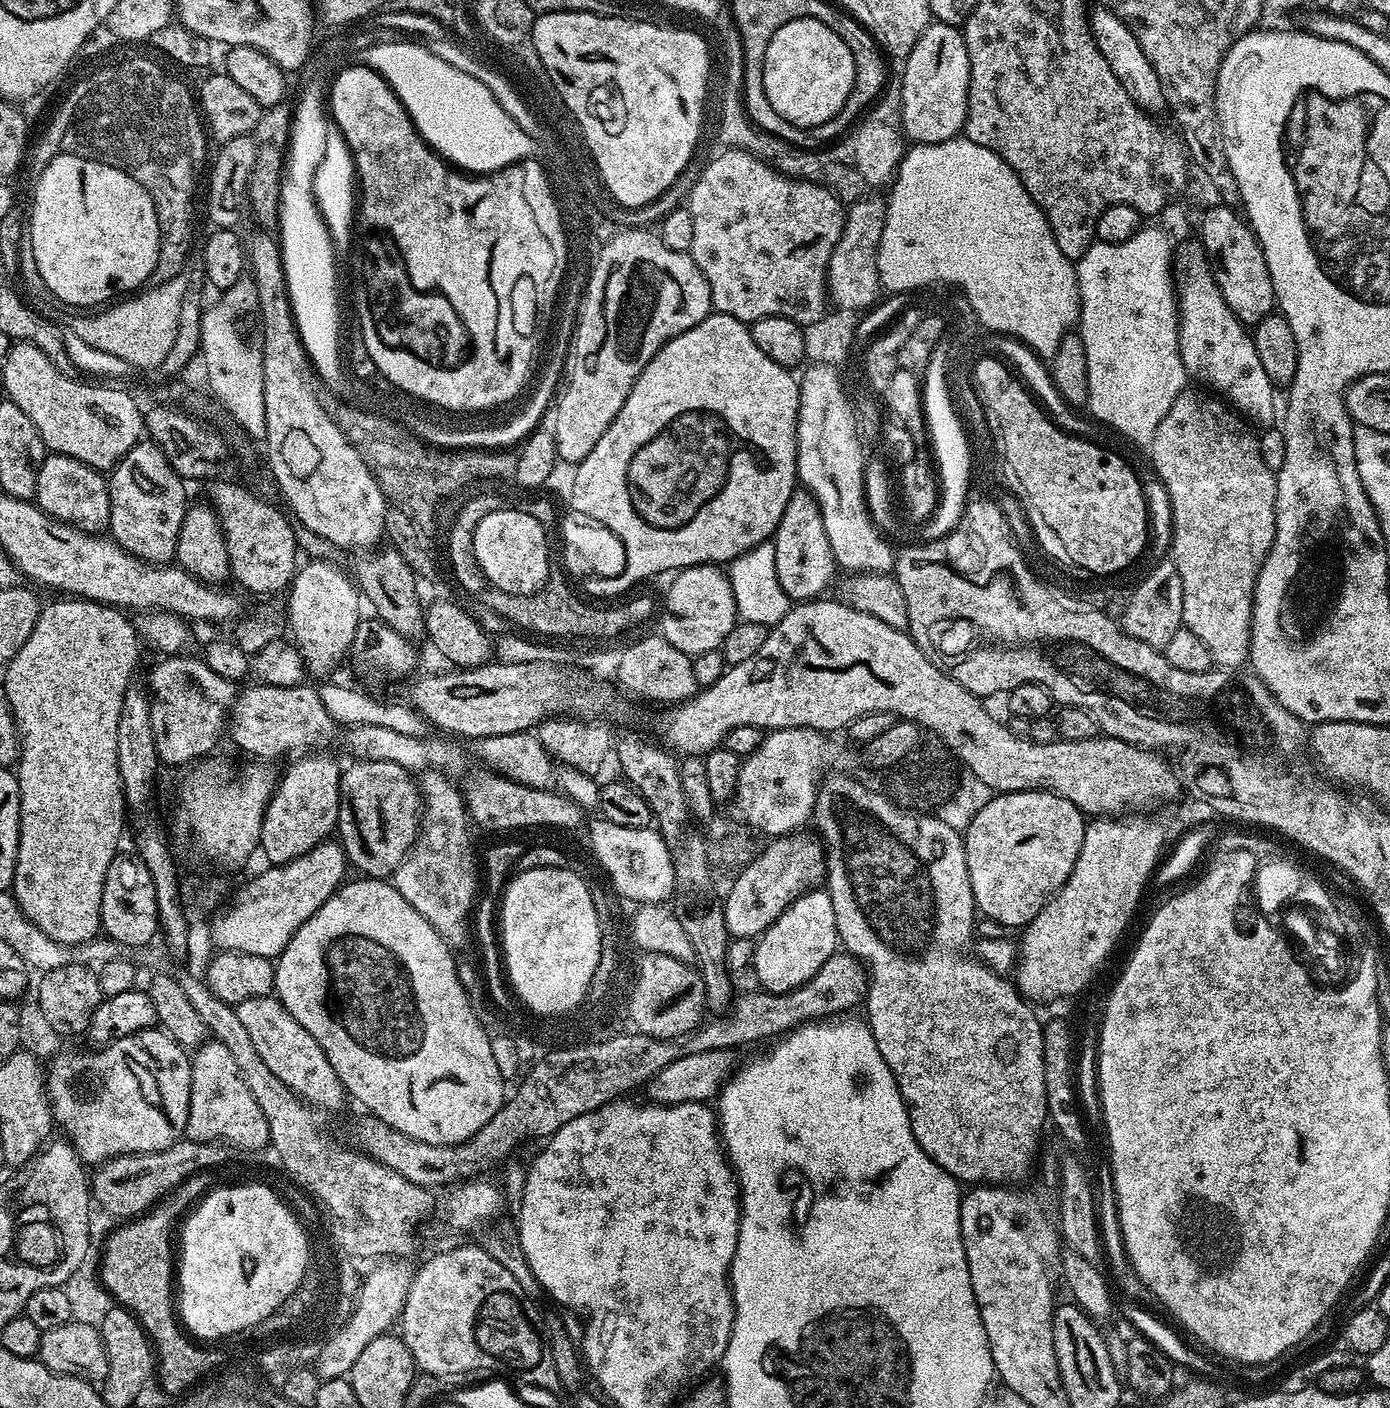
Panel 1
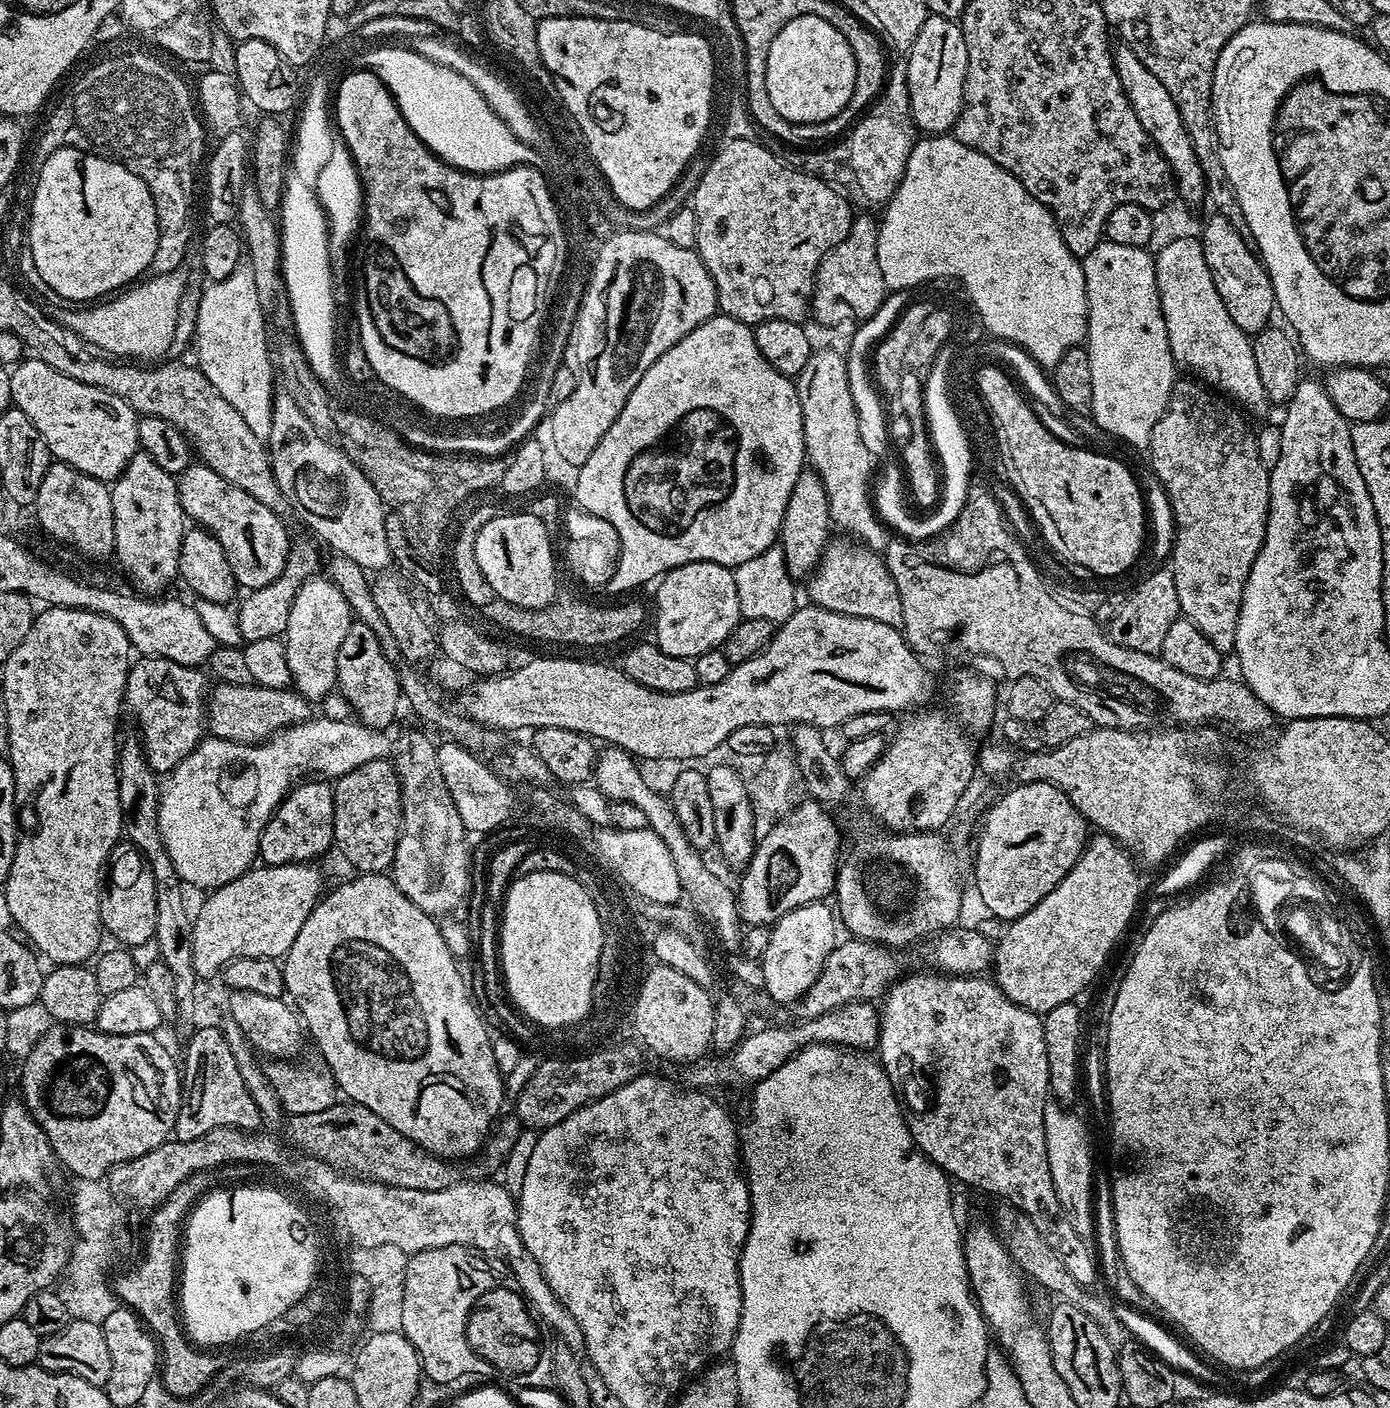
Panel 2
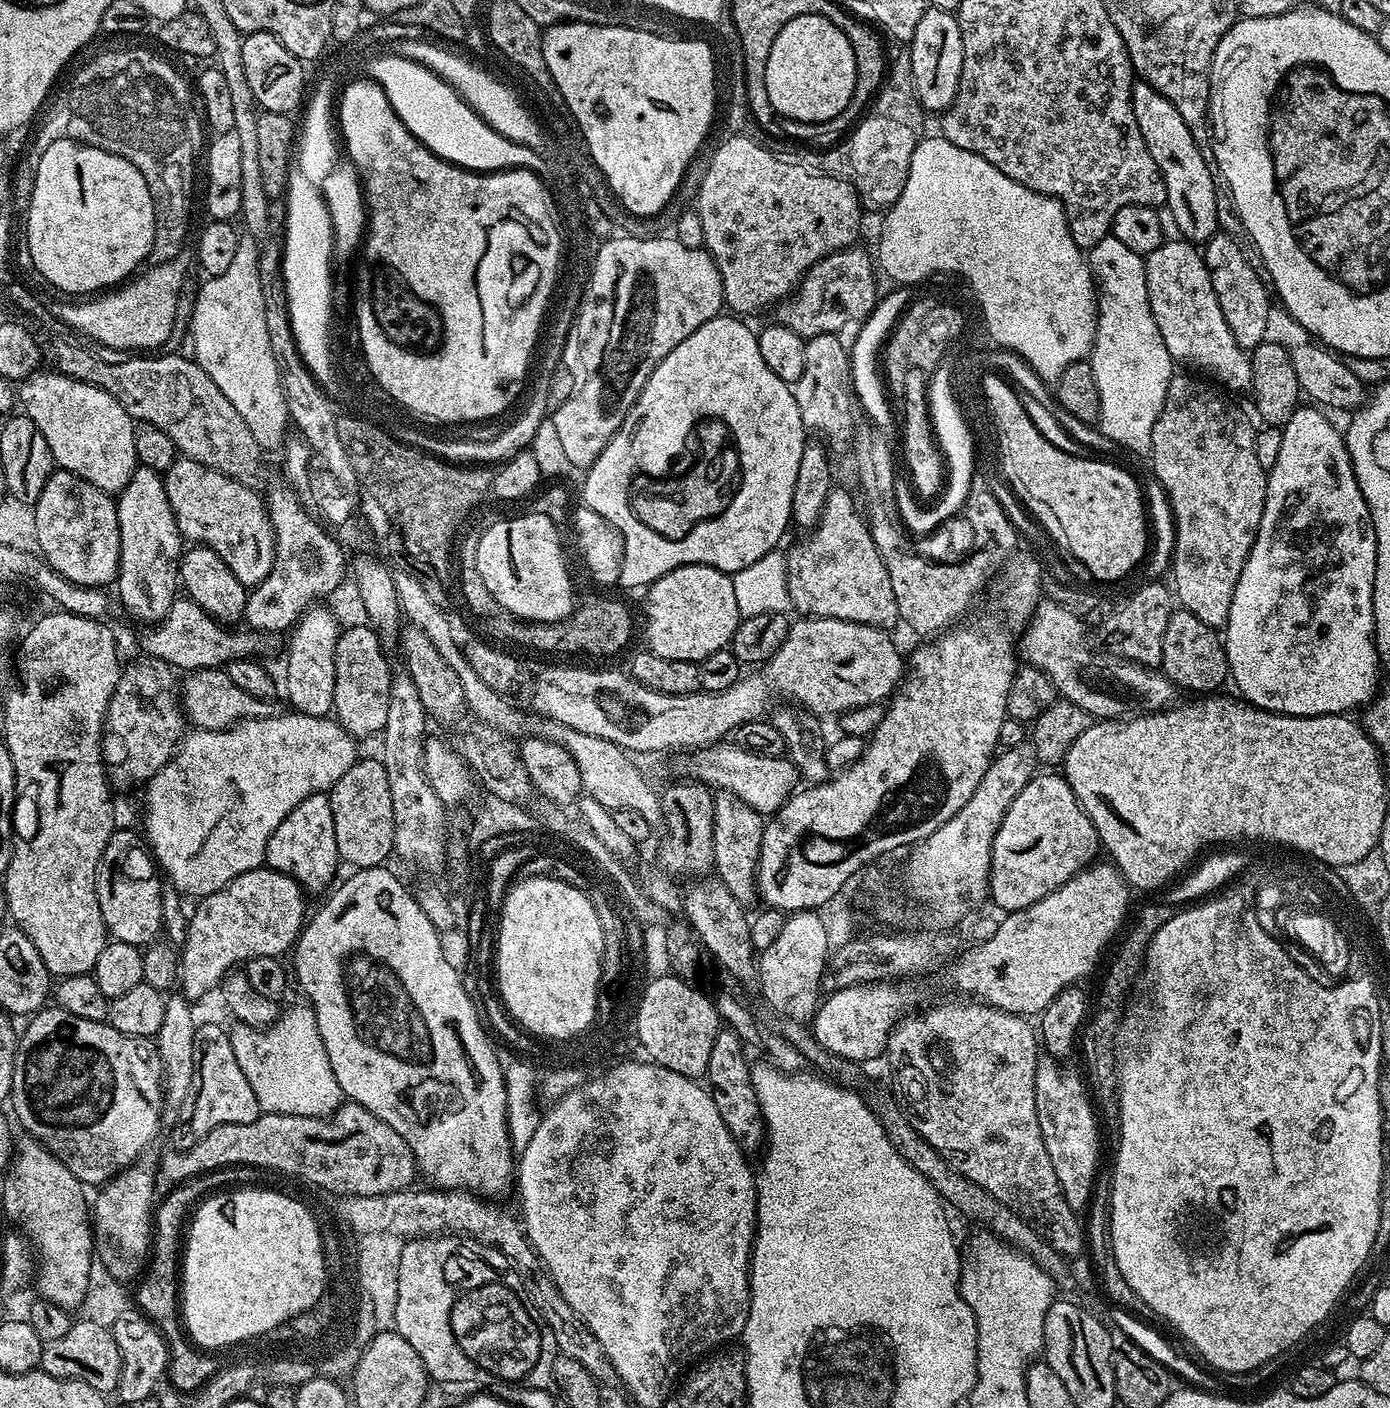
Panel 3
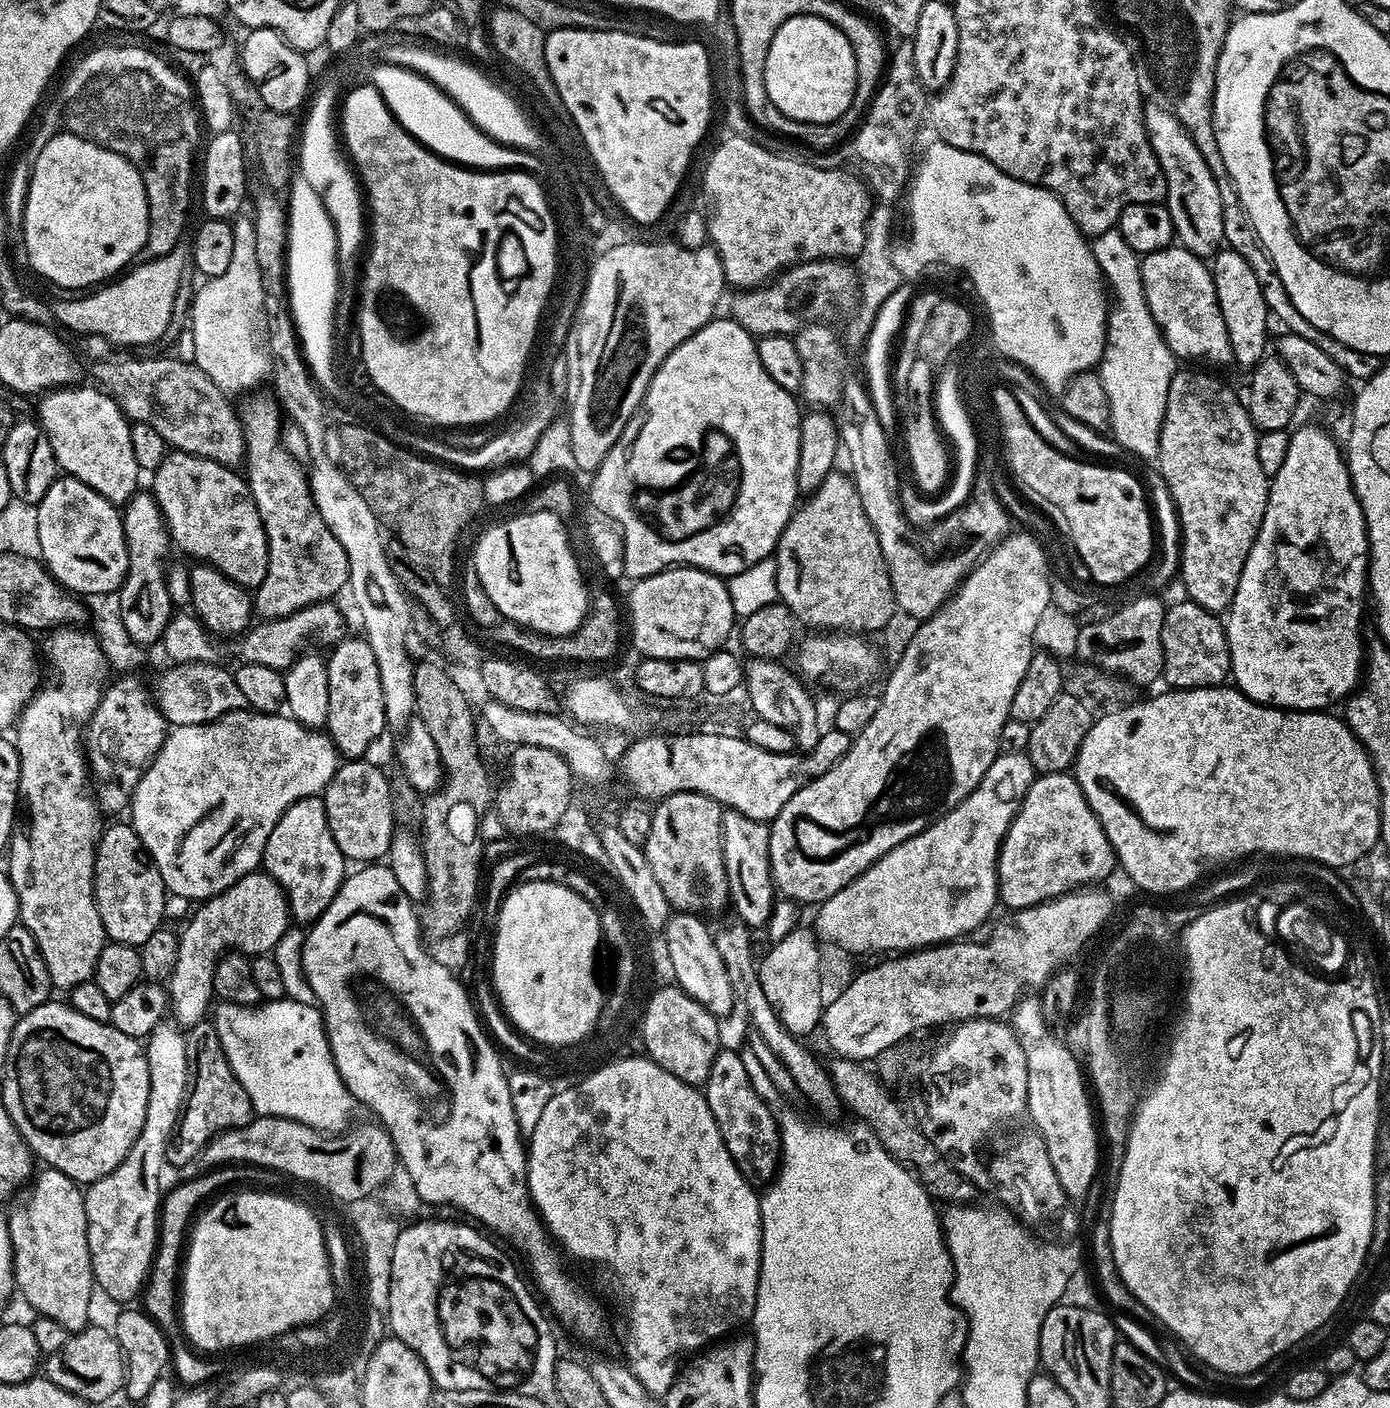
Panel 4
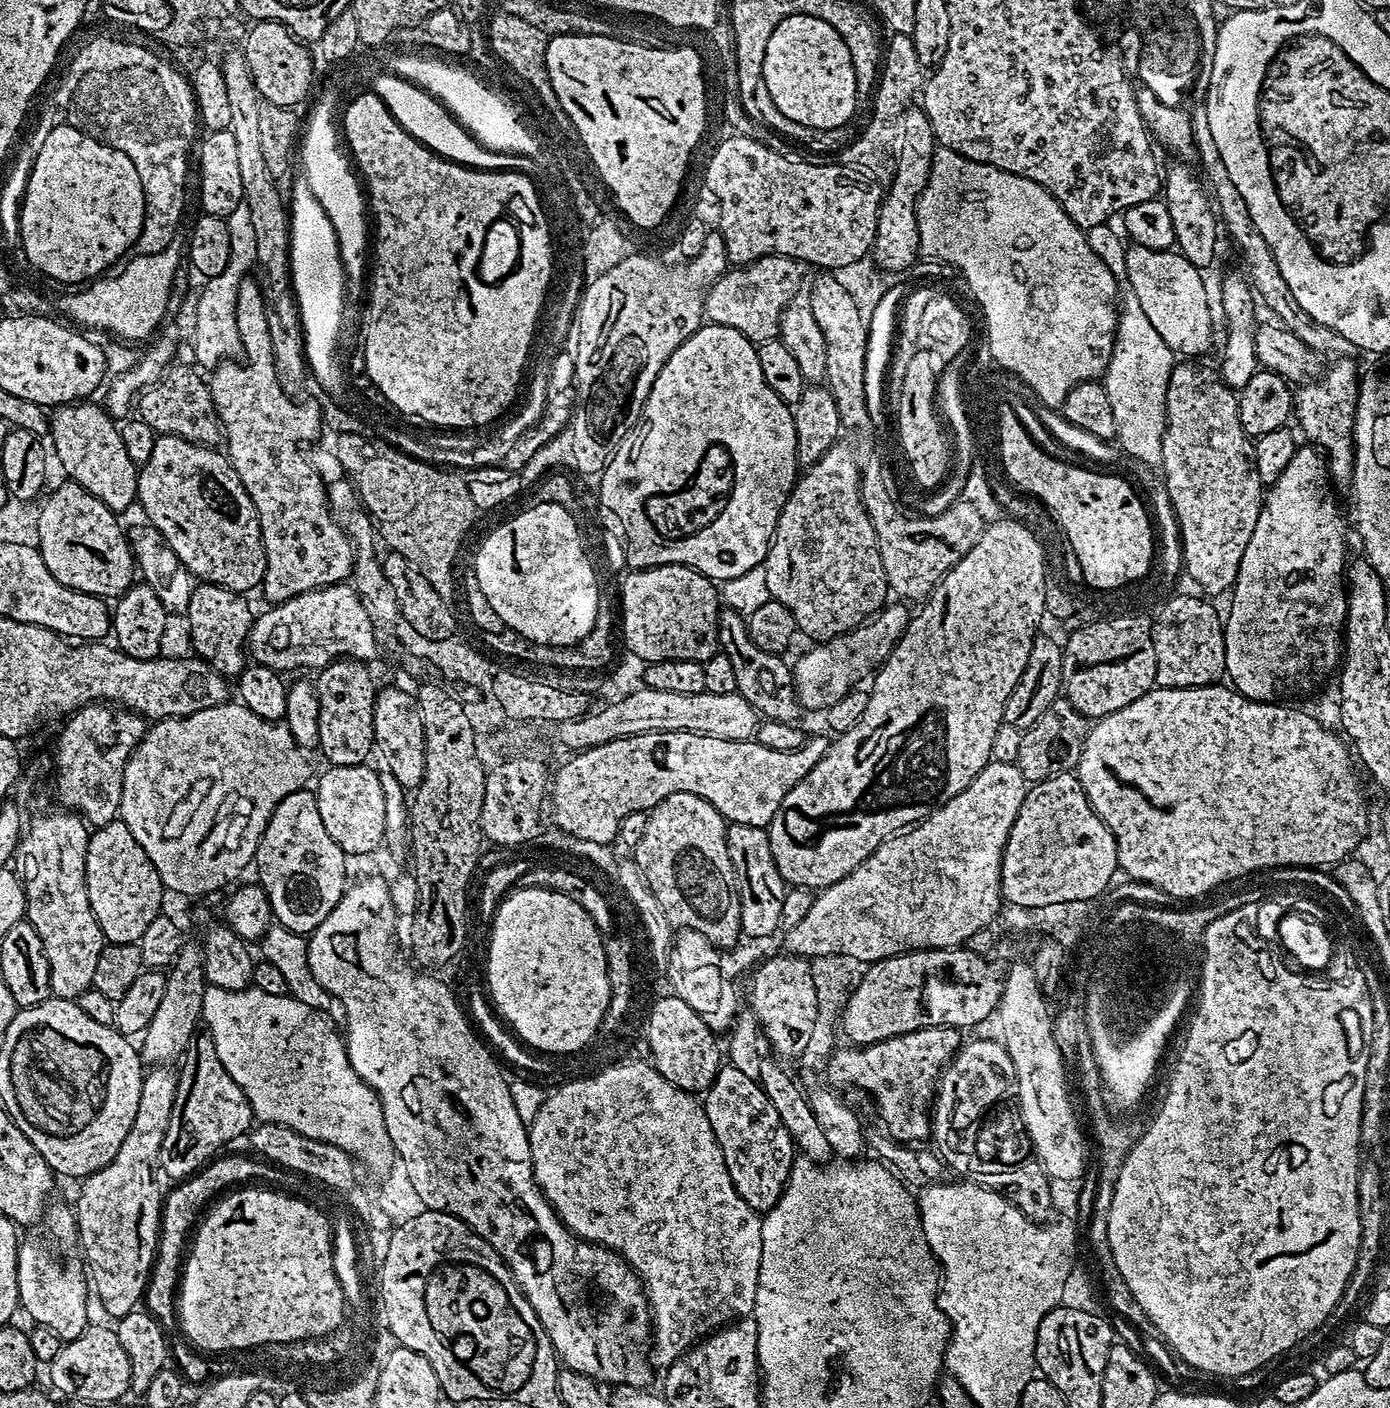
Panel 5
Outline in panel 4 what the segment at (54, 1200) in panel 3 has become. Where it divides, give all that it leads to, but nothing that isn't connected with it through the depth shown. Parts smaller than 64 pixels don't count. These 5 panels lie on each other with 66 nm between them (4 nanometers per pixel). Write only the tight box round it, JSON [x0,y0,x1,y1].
[7,1166,94,1334]

